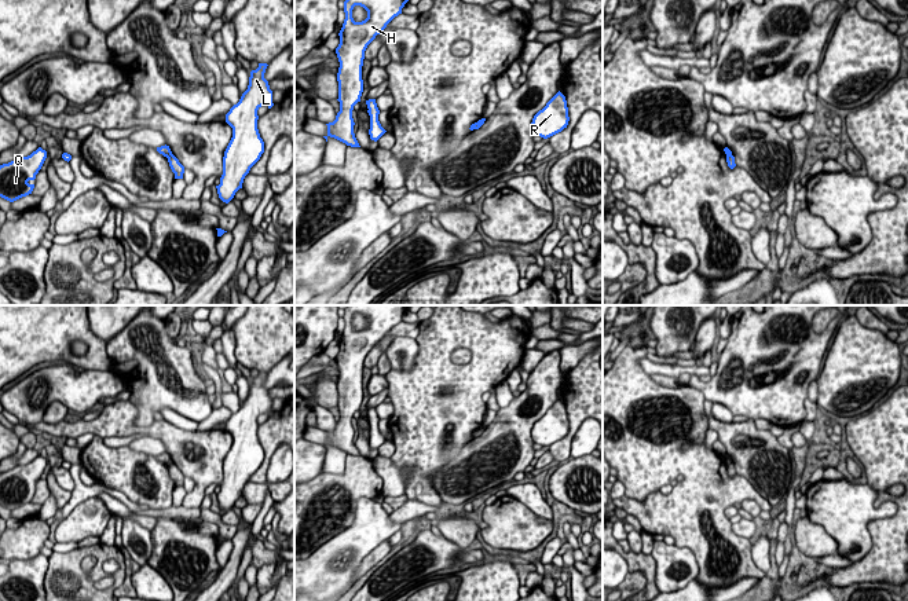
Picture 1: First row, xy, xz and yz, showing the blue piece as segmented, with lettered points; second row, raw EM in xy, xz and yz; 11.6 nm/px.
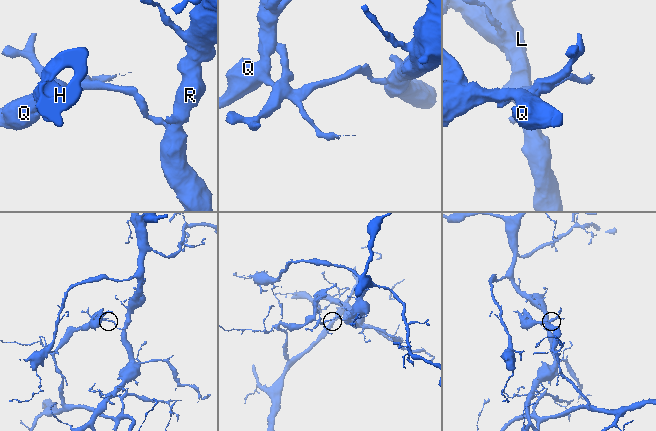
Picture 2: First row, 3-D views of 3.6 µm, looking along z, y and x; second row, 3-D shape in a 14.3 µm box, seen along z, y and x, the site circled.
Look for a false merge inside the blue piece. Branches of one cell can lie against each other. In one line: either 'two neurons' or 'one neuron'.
two neurons

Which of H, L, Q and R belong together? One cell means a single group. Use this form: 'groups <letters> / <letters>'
groups H Q / L R

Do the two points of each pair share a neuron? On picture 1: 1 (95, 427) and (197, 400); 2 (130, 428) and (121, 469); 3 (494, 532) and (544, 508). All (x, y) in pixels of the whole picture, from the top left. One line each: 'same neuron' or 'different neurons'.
1: different neurons
2: different neurons
3: different neurons

